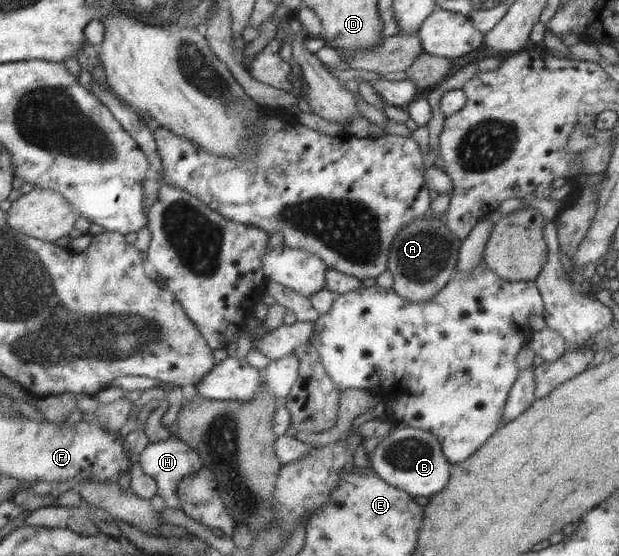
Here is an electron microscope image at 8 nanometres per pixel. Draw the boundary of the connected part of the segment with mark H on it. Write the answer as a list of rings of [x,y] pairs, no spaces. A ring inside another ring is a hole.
[[[173,436],[156,442],[148,441],[138,454],[138,459],[142,471],[154,479],[157,486],[157,495],[164,500],[166,507],[177,507],[178,509],[180,509],[181,504],[179,495],[177,495],[177,486],[184,477],[196,473],[200,467],[203,467],[198,453]]]

